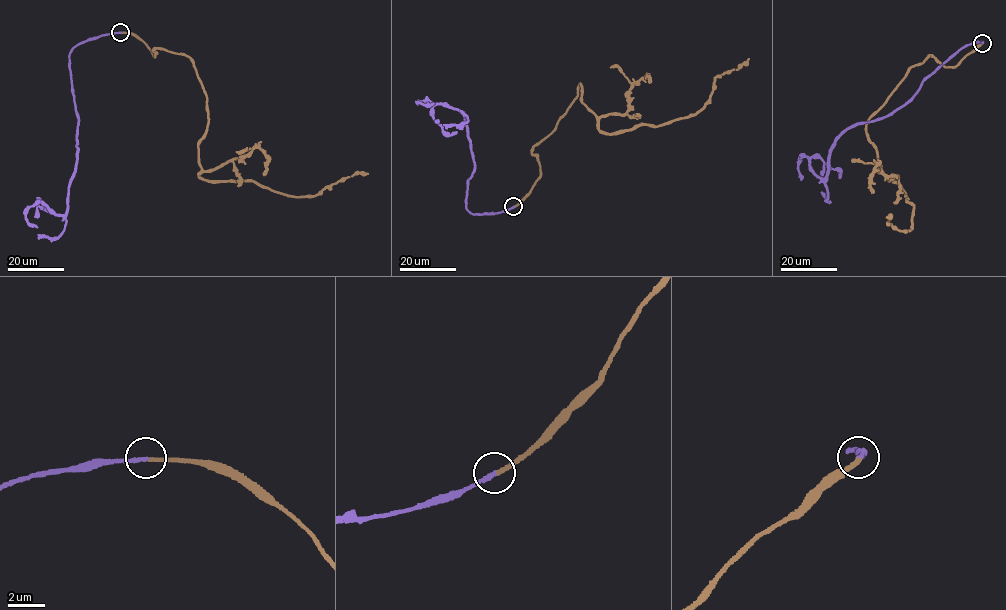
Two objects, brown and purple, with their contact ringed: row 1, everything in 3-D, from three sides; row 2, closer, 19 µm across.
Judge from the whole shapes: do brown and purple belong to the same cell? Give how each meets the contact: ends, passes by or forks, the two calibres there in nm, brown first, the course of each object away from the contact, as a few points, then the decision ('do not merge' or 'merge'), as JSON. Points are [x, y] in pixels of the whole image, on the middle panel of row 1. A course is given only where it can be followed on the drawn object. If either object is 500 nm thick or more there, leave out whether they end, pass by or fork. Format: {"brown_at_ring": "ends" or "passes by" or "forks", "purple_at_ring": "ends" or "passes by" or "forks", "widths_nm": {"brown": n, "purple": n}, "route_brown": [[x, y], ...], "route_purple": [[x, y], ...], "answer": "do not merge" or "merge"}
{"brown_at_ring": "ends", "purple_at_ring": "ends", "widths_nm": {"brown": 200, "purple": 200}, "route_brown": [[514, 206], [539, 177], [532, 149], [579, 84], [598, 129], [613, 133], [695, 115], [715, 78], [749, 58]], "route_purple": [[513, 207], [480, 215], [466, 207], [475, 164], [460, 111], [465, 115], [433, 107], [442, 129], [457, 132]], "answer": "merge"}

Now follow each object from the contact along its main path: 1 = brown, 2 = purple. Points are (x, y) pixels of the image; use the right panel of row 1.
1: (982, 43), (954, 66), (929, 56), (911, 66), (866, 124), (881, 170), (913, 206), (911, 230), (886, 217)
2: (982, 43), (942, 63), (903, 105), (845, 130), (824, 178), (809, 162), (819, 156), (840, 175)

